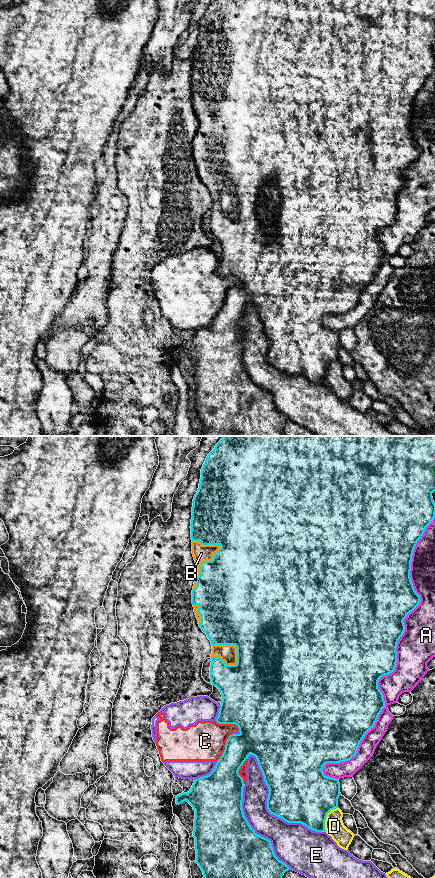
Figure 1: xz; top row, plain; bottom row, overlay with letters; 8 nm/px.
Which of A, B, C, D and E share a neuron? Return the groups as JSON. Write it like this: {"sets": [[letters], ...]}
{"sets": [["A"], ["B"], ["C", "E"], ["D"]]}

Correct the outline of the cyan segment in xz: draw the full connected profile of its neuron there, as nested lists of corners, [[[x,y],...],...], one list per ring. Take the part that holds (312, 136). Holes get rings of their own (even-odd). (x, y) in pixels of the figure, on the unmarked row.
[[[214,0],[207,8],[201,21],[201,31],[199,40],[193,51],[192,71],[191,71],[191,91],[192,106],[198,119],[198,129],[194,134],[192,142],[192,156],[198,172],[199,179],[207,187],[212,197],[210,231],[213,238],[216,238],[222,247],[222,253],[216,274],[219,276],[235,276],[239,280],[239,286],[232,286],[226,293],[225,302],[217,313],[212,324],[195,331],[191,342],[187,345],[177,347],[176,356],[179,357],[187,353],[195,362],[194,383],[196,412],[195,414],[203,424],[202,436],[284,436],[282,428],[290,420],[280,413],[274,405],[271,393],[255,385],[244,368],[242,361],[243,340],[245,338],[243,330],[238,323],[251,306],[256,309],[259,319],[263,325],[264,333],[269,340],[267,351],[268,363],[283,371],[288,375],[301,375],[316,384],[326,384],[325,372],[327,366],[338,360],[338,350],[340,345],[339,331],[325,328],[322,321],[326,315],[340,315],[350,312],[357,305],[358,299],[365,286],[374,279],[379,266],[385,259],[383,246],[378,240],[378,233],[381,229],[391,226],[396,219],[398,192],[405,183],[404,171],[420,155],[420,148],[416,145],[411,130],[411,113],[416,95],[424,86],[426,79],[433,74],[435,69],[435,55],[432,45],[435,43],[435,0]]]

